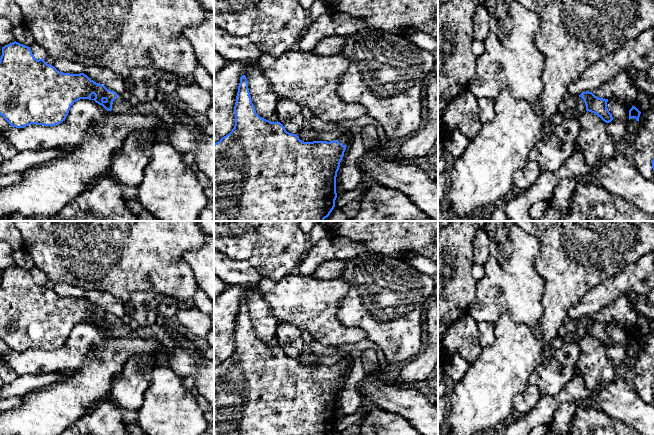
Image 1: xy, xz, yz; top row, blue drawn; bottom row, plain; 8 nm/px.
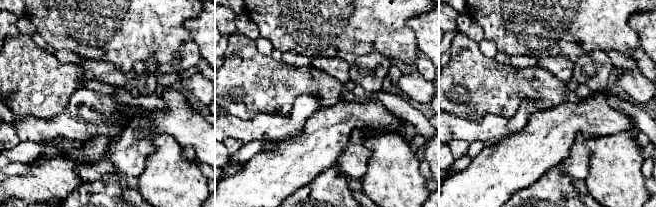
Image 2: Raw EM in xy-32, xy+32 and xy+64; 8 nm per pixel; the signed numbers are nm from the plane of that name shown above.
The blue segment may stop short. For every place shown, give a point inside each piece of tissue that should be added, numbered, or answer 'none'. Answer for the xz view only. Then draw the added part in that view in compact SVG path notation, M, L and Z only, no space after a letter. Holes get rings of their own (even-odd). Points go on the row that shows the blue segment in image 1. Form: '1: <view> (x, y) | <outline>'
1: xz (343, 138) | M341 134L336 140L338 140L342 145L347 145L350 141L350 137L348 134Z

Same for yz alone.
1: yz (580, 104) | M578 97L576 101L576 107L578 108L580 113L586 112L586 105L584 100L581 97Z

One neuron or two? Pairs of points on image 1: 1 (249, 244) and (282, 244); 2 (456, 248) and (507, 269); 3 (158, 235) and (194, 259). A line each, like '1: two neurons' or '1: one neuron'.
1: one neuron
2: two neurons
3: two neurons

